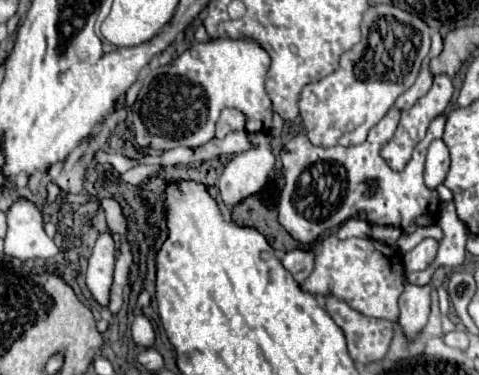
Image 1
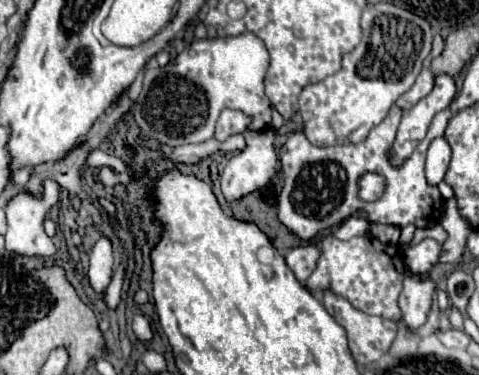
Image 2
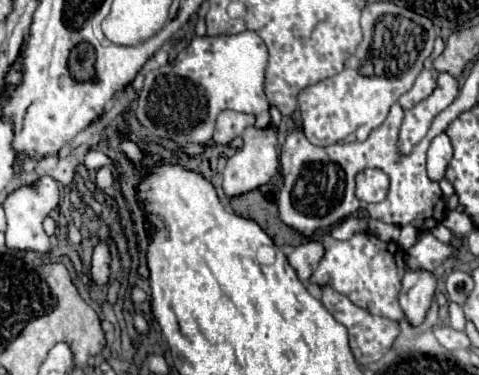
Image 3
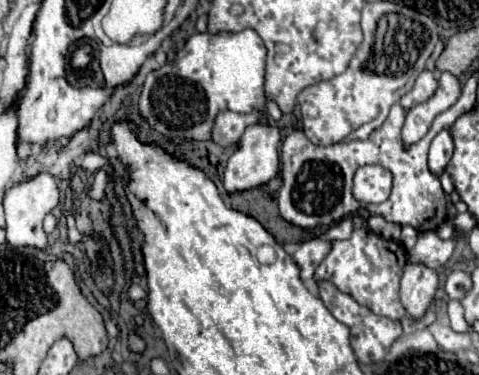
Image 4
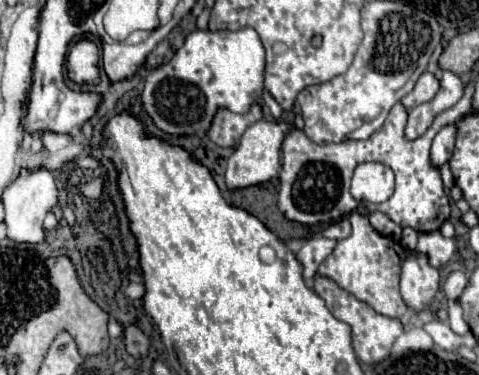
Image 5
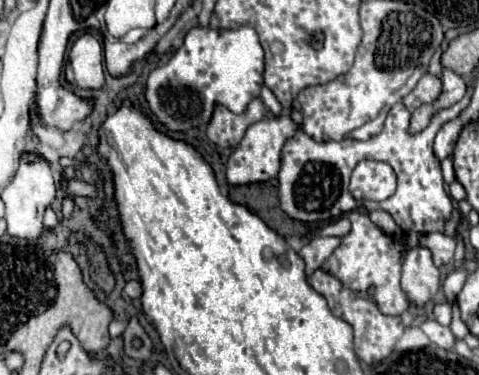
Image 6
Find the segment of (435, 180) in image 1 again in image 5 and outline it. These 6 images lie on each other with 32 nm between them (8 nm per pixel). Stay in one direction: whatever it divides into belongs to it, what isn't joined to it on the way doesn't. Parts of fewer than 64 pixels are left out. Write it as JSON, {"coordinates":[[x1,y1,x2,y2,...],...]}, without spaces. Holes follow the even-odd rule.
{"coordinates":[[444,126,436,134,432,148,430,148,430,160,432,160,434,168,440,168,442,164,448,162,448,154,452,154,452,150,454,150,454,138,456,138,454,134,456,134,454,126]]}

